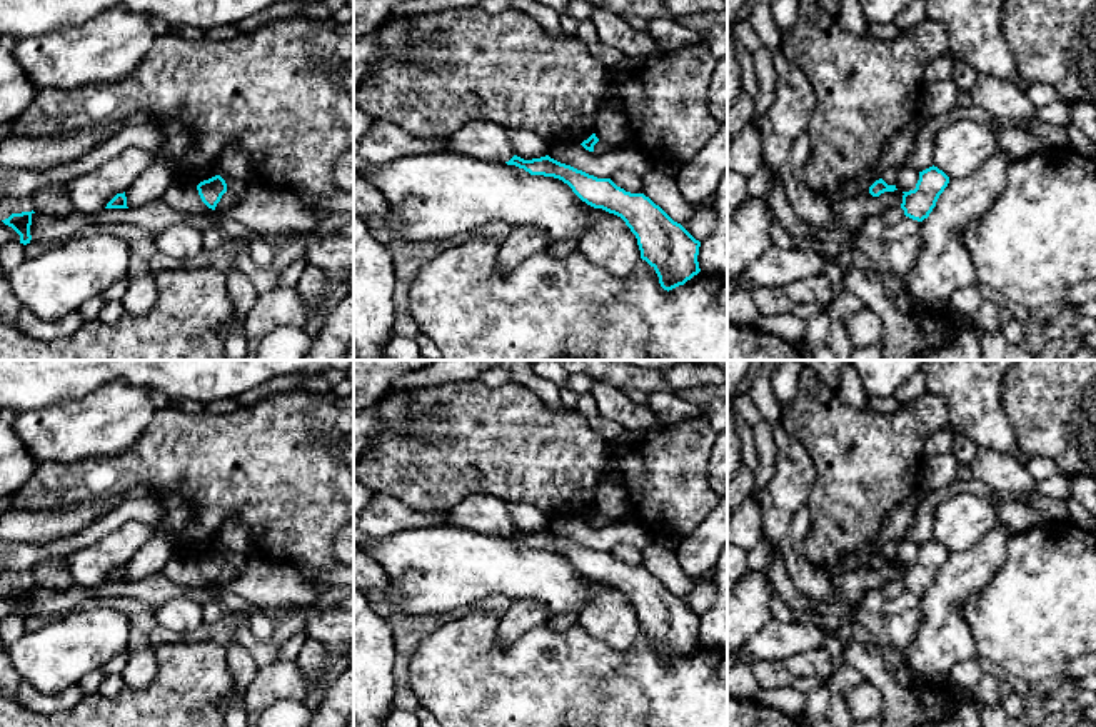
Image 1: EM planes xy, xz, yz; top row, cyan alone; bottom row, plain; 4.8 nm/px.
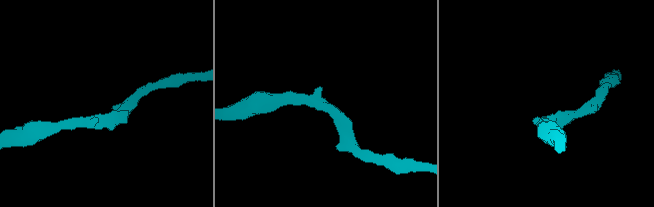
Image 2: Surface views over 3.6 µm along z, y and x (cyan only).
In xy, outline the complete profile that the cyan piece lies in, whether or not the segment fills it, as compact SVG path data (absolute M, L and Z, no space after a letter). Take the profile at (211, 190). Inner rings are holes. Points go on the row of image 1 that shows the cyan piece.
M215 175L209 180L204 180L197 185L199 195L202 202L215 210L217 203L220 202L222 195L227 192L227 183L220 175Z

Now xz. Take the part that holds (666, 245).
M514 155L505 163L530 175L559 178L587 205L621 217L637 238L641 258L656 270L664 290L684 285L701 272L701 242L644 193L626 192L611 178L597 178L549 155L532 160Z

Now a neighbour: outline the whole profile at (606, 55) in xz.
M596 42L596 43L589 45L587 52L596 62L599 62L601 65L604 65L607 68L616 67L619 62L622 62L626 58L626 55L621 50L617 50L611 45L606 45L602 42Z

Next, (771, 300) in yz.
M756 287L752 290L752 300L761 315L789 313L794 305L784 288L779 287Z

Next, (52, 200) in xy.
M50 183L27 197L32 210L47 217L65 217L73 210L73 203L65 183Z

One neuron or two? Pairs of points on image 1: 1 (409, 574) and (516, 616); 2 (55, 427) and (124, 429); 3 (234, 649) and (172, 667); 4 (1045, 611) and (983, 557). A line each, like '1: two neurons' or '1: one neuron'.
1: two neurons
2: one neuron
3: two neurons
4: two neurons

